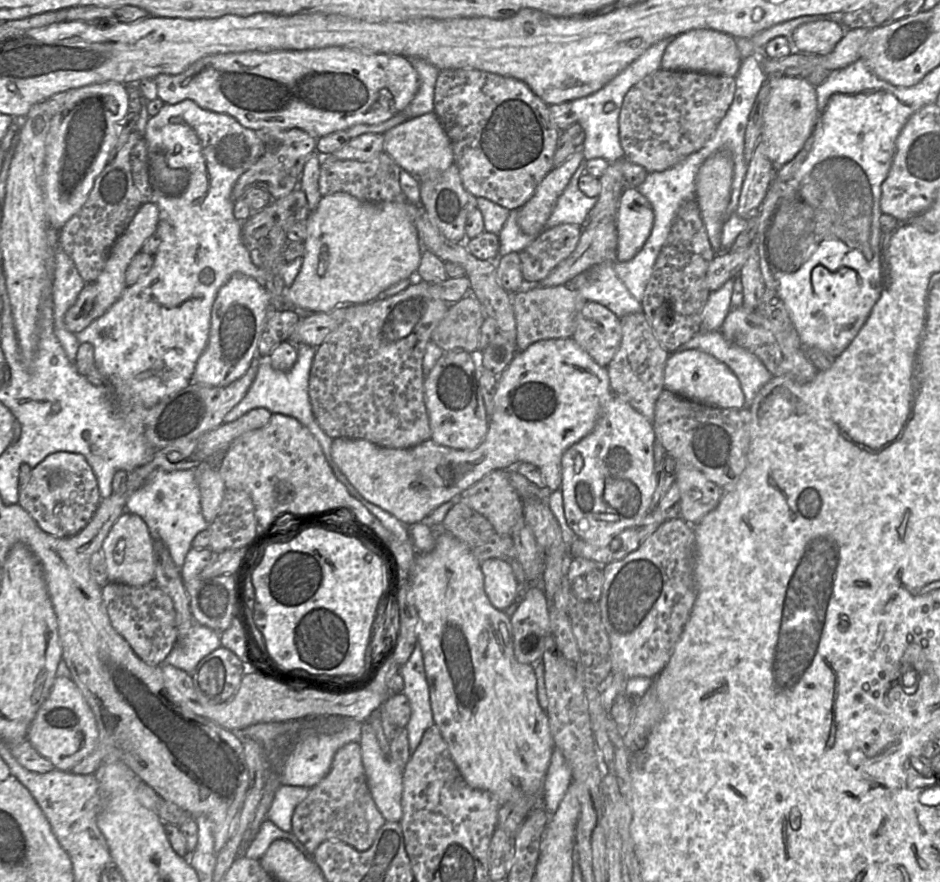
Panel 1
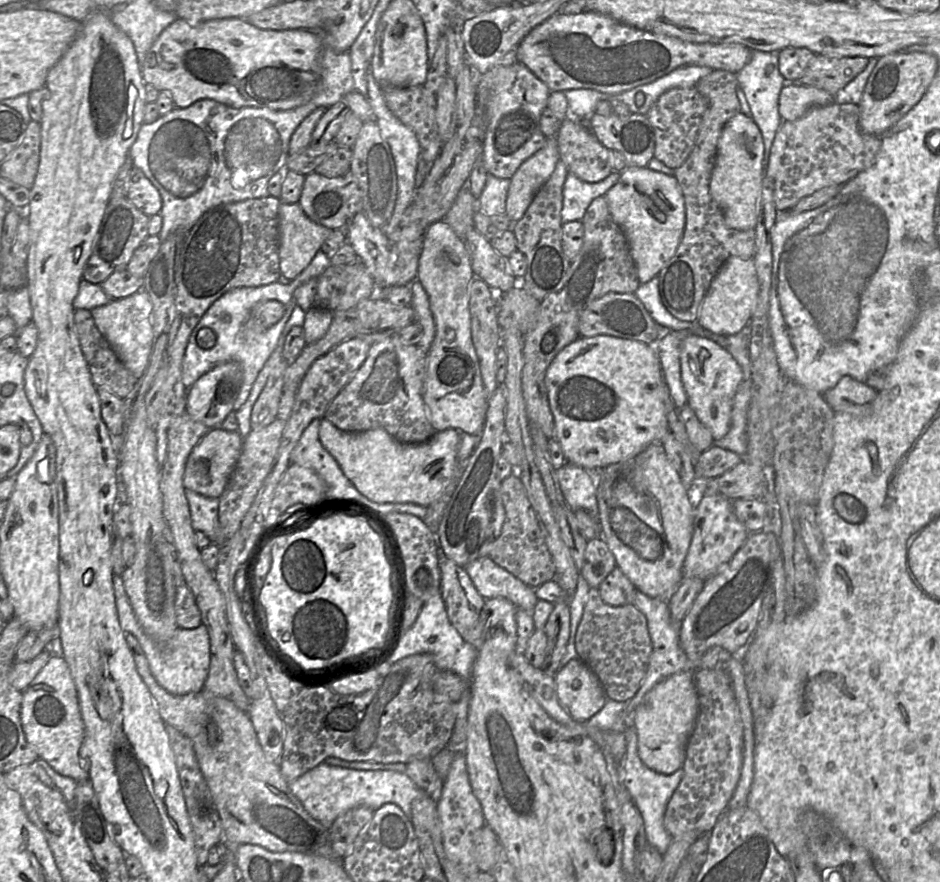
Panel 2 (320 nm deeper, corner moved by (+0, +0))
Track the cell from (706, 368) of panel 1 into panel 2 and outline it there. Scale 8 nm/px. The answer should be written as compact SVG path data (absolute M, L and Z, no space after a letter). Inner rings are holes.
M689 334L682 341L680 363L687 405L709 428L714 441L721 439L731 427L733 401L743 379L740 365L725 348L711 339L696 334Z

